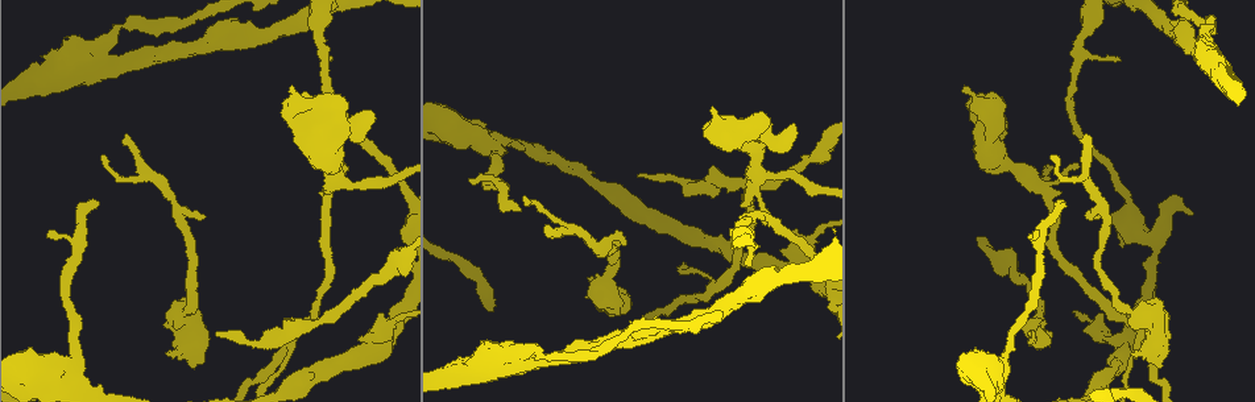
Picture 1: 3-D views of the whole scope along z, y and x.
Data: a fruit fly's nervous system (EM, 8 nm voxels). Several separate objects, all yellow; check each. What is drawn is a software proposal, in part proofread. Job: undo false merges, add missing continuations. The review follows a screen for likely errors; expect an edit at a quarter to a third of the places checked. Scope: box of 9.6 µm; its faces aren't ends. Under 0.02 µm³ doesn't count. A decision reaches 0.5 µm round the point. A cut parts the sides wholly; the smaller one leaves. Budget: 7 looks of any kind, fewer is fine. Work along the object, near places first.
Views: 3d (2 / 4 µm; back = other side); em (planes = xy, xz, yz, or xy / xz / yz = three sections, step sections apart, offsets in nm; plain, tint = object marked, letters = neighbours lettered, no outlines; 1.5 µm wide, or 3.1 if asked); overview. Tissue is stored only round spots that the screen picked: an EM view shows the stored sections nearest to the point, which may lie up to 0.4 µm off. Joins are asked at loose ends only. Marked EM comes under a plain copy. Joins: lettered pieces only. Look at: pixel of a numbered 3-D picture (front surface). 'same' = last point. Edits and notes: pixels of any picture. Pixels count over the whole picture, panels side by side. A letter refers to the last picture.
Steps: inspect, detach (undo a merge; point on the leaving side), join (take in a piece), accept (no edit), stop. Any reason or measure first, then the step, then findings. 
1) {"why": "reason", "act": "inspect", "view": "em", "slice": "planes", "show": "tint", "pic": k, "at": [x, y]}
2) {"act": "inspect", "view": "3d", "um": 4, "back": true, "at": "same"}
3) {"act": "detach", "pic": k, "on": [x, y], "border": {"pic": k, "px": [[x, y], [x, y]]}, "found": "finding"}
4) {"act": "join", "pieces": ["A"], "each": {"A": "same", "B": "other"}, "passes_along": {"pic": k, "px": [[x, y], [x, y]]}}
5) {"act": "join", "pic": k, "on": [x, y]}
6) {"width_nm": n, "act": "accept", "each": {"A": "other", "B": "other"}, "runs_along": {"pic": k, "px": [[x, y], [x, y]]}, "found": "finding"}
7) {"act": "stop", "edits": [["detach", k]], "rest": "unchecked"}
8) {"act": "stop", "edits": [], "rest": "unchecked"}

{"why": "free end", "act": "inspect", "view": "em", "slice": "xy", "step": 4, "show": "tint", "pic": 1, "at": [1059, 202]}

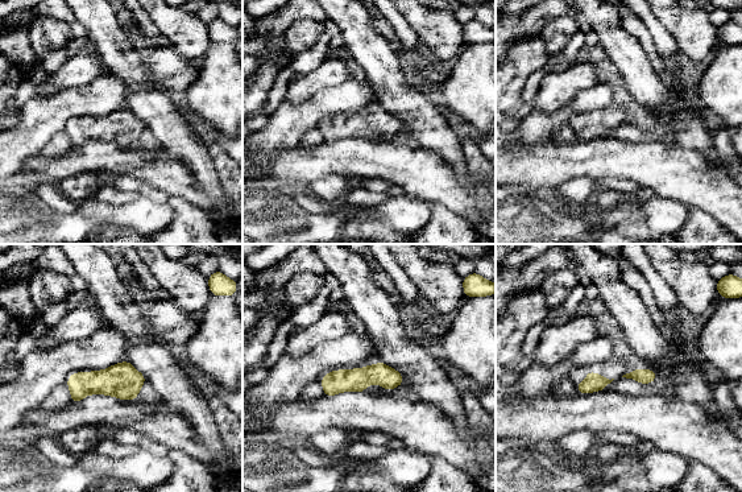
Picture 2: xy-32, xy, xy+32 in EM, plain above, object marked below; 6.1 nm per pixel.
{"why": "cut it another way", "act": "inspect", "view": "em", "slice": "planes", "show": "letters", "at": "same"}

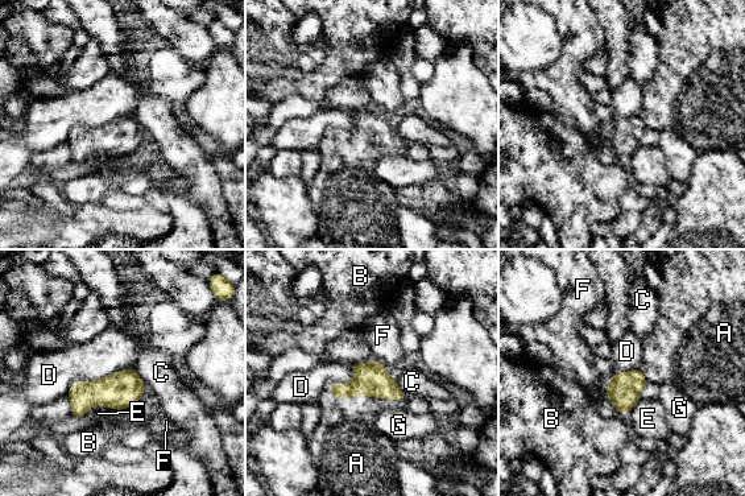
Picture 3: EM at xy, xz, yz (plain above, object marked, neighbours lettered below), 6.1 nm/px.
{"width_nm": 200, "act": "join", "pic": 3, "on": [355, 428], "each": {"A": "same", "B": "other", "C": "other", "D": "other", "E": "other", "F": "other", "G": "other"}, "passes_along": {"pic": 3, "px": [[371, 379], [383, 397], [355, 428]]}, "found": "it goes on there"}

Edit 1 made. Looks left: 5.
{"act": "inspect", "view": "overview"}

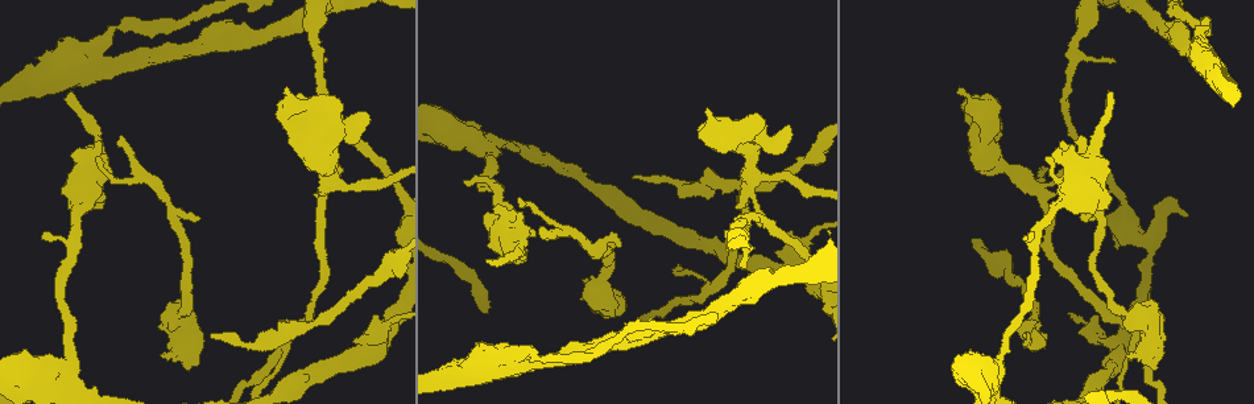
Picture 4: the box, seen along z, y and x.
{"why": "free end", "act": "inspect", "view": "em", "slice": "planes", "show": "letters", "pic": 4, "at": [1110, 94]}

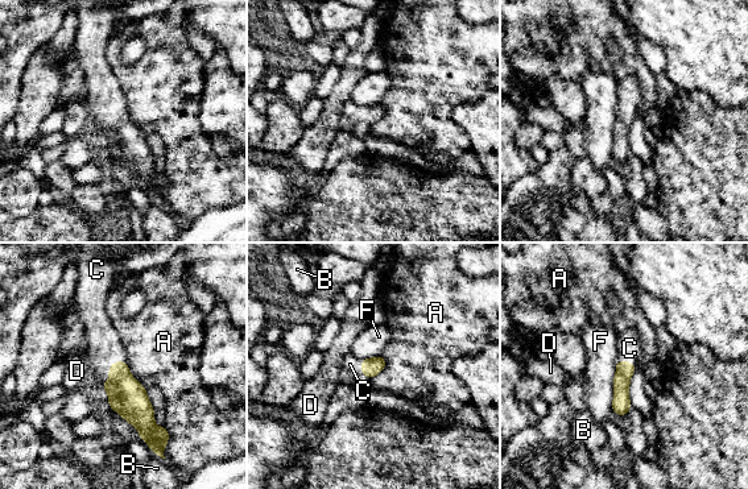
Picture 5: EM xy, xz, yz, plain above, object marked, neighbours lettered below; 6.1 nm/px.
{"width_nm": 110, "act": "join", "pic": 5, "on": [103, 347], "each": {"A": "other", "B": "other", "C": "same", "D": "other", "F": "other"}, "passes_along": {"pic": 5, "px": [[127, 396], [108, 369], [103, 347]]}, "found": "the cell continues"}

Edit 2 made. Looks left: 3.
{"why": "tapers out", "act": "inspect", "view": "em", "slice": "planes", "show": "tint", "pic": 4, "at": [632, 178]}

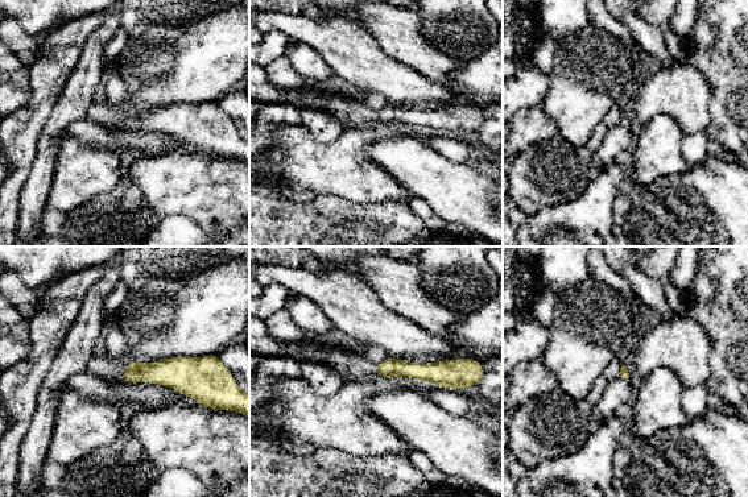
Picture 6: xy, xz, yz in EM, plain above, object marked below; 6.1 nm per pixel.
{"why": "see the neighbours", "act": "inspect", "view": "em", "slice": "planes", "show": "letters", "at": "same"}

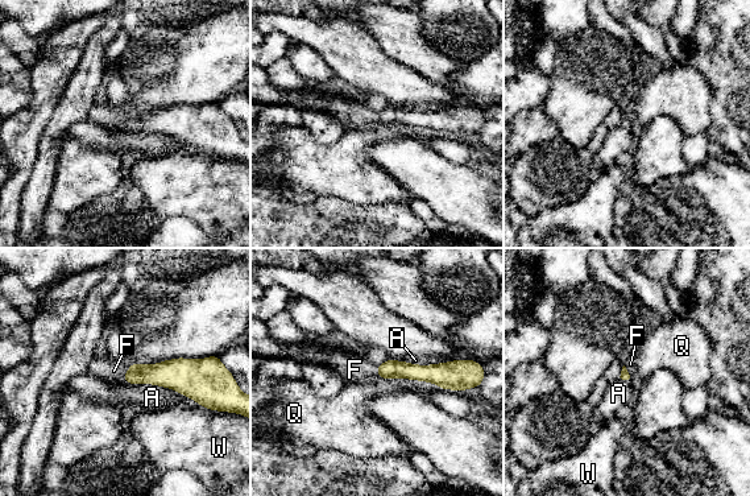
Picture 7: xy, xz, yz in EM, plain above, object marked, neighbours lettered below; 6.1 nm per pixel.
{"act": "join", "pic": 7, "on": [114, 371], "each": {"A": "other", "F": "same", "Q": "other", "W": "other"}, "found": "it goes on there"}

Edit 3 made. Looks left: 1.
{"act": "stop", "edits": [["join", 3], ["join", 5], ["join", 7]], "rest": "unchecked"}

